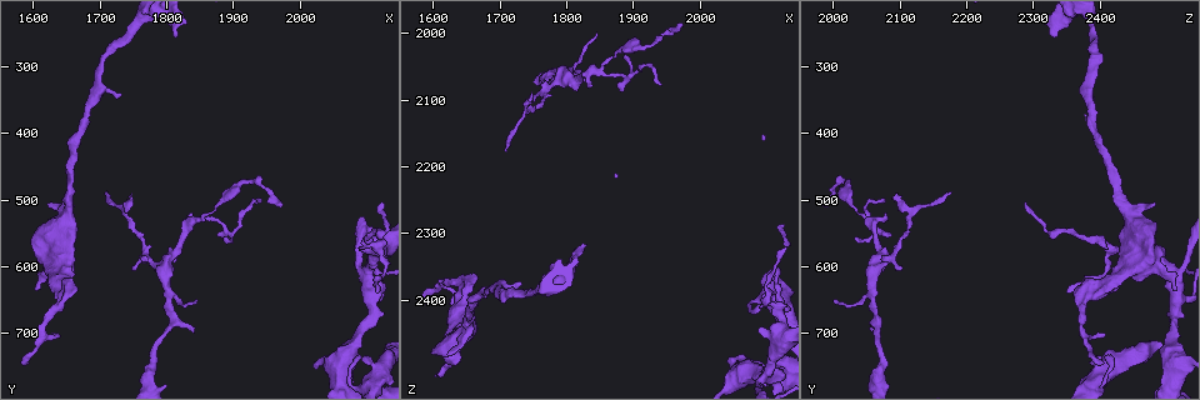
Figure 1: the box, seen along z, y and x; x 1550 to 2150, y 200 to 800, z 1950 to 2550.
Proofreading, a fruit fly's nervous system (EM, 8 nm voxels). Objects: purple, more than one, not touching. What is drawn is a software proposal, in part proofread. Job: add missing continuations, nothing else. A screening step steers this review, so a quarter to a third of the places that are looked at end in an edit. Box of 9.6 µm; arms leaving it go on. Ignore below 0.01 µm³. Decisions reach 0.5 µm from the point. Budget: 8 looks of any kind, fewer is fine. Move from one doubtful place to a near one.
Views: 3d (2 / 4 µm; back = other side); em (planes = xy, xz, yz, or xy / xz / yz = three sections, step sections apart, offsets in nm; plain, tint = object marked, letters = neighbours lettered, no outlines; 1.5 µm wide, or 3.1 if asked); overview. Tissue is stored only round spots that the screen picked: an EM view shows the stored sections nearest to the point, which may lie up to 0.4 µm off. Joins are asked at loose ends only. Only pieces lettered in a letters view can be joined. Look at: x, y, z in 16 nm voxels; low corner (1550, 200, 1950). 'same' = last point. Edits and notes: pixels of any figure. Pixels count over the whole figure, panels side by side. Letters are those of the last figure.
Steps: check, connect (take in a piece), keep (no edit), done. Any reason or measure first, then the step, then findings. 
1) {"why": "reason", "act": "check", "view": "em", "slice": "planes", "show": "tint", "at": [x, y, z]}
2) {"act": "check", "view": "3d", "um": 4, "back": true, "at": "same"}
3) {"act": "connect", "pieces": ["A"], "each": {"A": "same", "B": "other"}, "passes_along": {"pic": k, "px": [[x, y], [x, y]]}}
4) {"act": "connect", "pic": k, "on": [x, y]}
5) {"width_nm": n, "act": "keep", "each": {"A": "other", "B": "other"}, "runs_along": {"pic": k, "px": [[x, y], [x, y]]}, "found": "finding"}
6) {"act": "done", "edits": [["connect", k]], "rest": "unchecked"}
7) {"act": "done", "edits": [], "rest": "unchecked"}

{"act": "check", "view": "em", "slice": "xz", "step": 8, "show": "letters", "at": [1730, 345, 2370]}

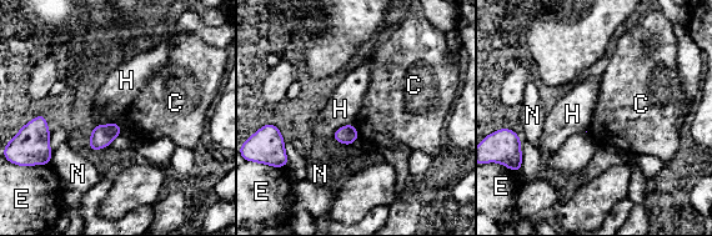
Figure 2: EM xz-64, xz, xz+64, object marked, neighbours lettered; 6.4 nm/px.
{"act": "keep", "each": {"C": "other", "E": "other", "H": "other", "N": "other"}, "border": {"pic": 2, "px": [[352, 122], [359, 137]]}, "found": "none of them fits"}

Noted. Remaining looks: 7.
{"why": "an open end", "act": "check", "view": "em", "slice": "planes", "show": "letters", "at": [2090, 575, 2445]}

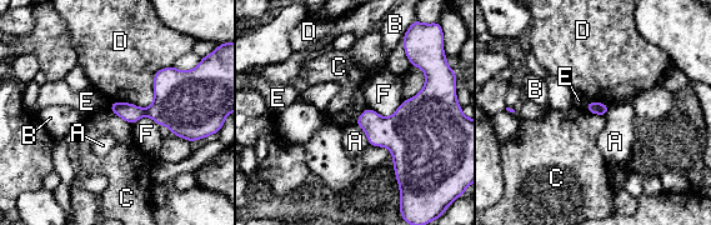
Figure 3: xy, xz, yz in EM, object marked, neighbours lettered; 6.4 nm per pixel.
{"longest_contact_nm": ["D", 460], "act": "keep", "each": {"A": "other", "B": "other", "C": "other", "D": "other", "E": "other", "F": "other"}, "found": "no lettered piece goes on from it"}

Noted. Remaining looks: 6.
{"why": "branch stops here", "act": "check", "view": "em", "slice": "planes", "show": "letters", "at": [1605, 630, 2515]}

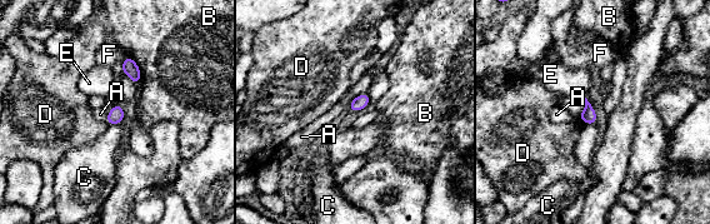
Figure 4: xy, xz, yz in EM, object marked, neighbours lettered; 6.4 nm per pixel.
{"act": "keep", "each": {"A": "other", "B": "other", "C": "other", "D": "other", "E": "other", "F": "other"}, "border": {"pic": 4, "px": [[108, 113], [105, 120]]}, "found": "none of them fits"}

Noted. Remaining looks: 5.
{"act": "done", "edits": [], "rest": "unchecked"}

